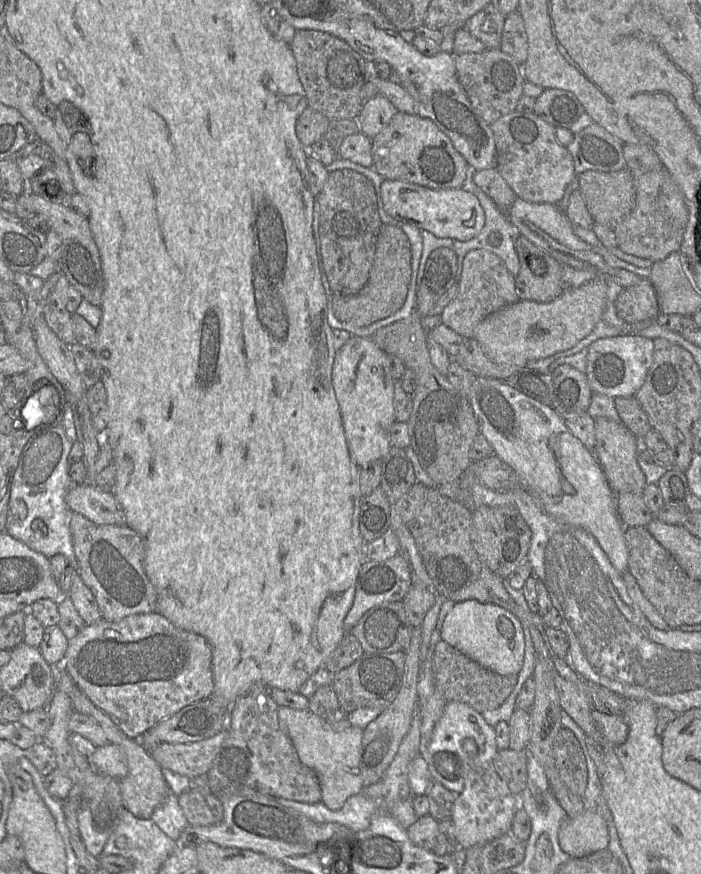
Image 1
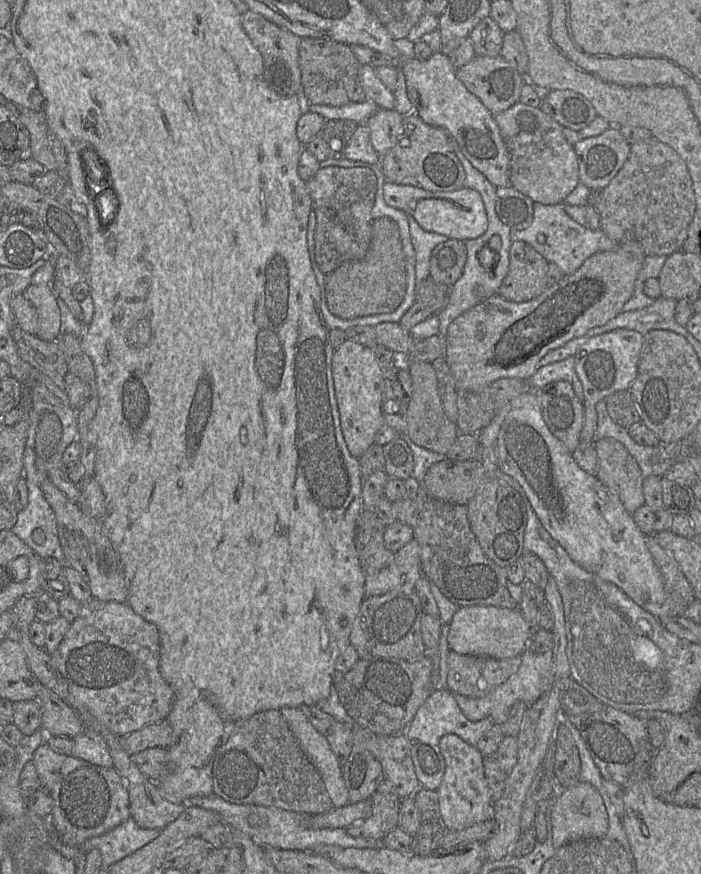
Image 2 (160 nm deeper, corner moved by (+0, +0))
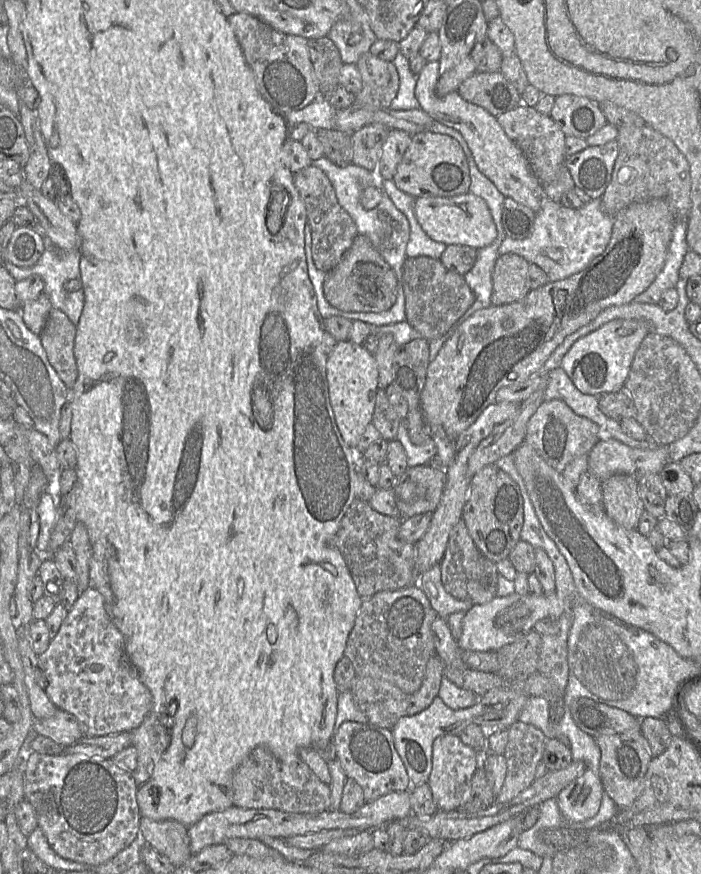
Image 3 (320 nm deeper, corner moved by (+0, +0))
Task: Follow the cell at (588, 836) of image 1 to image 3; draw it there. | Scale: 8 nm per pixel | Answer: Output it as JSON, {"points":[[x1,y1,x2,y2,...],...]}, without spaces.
{"points":[[586,769,558,794,556,800,567,822,580,823,597,814,603,792,600,776]]}

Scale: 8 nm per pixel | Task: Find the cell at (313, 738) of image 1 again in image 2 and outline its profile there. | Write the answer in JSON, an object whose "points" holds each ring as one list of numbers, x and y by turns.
{"points":[[283,707,281,713,308,760,318,770,335,808,350,803,348,789,342,776,342,762,305,714,294,707]]}

